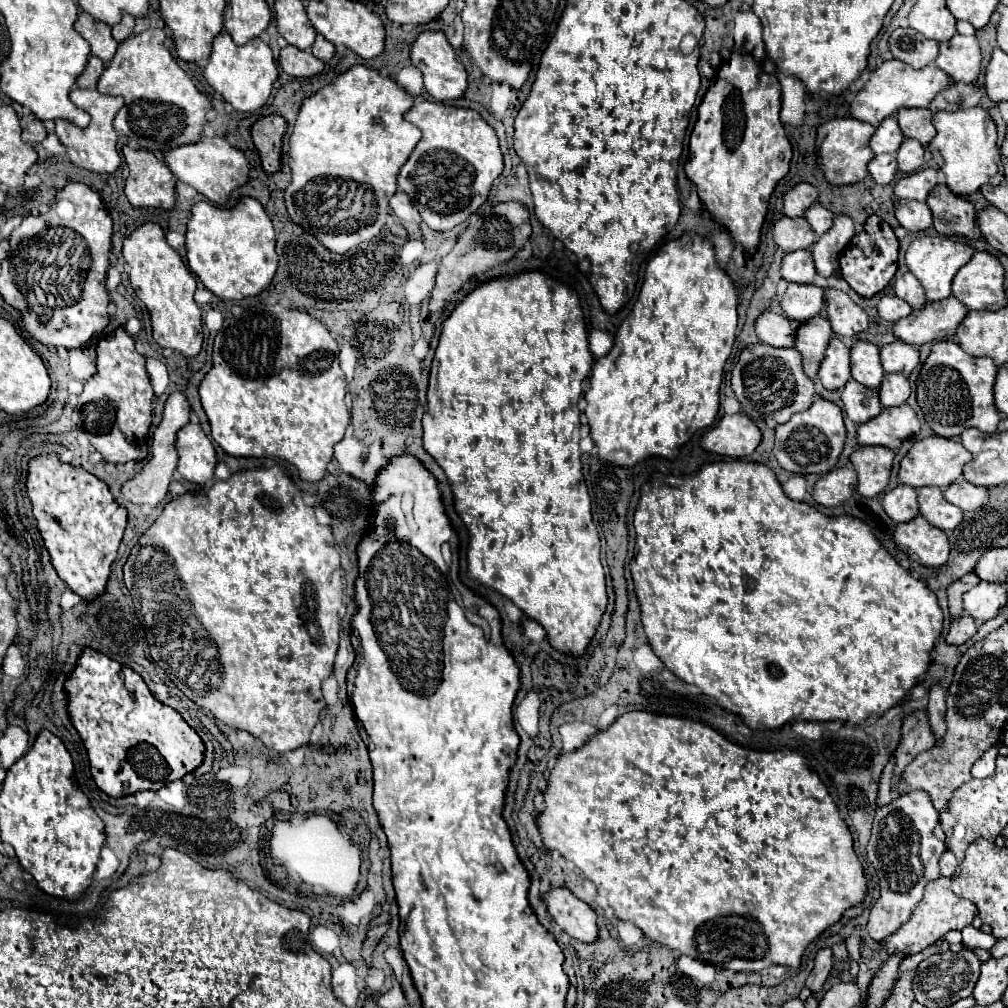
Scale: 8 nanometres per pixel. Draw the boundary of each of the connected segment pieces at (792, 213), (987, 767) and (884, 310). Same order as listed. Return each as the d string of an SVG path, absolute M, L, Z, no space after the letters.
M798 183L790 189L784 197L784 215L788 217L802 217L810 205L818 199L818 189L808 183Z
M998 747L988 749L988 753L984 753L984 757L980 757L974 765L972 765L972 777L988 777L988 773L994 771L996 765L996 757L998 757Z
M884 295L878 303L878 315L888 323L900 321L902 317L910 315L910 311L912 311L912 307L906 301L898 299L896 295Z

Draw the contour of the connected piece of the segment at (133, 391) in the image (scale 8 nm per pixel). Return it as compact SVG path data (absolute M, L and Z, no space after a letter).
M124 327L116 329L112 337L100 339L96 351L98 373L88 379L82 395L78 397L78 425L86 431L88 441L106 463L142 461L148 455L146 435L152 423L154 399L154 391L144 367L144 357L134 349L134 339L124 331Z

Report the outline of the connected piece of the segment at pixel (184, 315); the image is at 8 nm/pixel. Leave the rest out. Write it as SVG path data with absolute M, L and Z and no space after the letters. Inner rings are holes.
M158 223L138 227L122 247L124 261L130 271L130 285L138 299L146 305L152 323L152 337L160 347L170 347L184 357L196 357L202 349L202 311L194 301L196 279L182 257L166 243Z

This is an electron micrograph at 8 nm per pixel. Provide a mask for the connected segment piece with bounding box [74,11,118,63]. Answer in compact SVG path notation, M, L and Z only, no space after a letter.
M82 11L74 23L74 29L90 43L92 55L102 59L104 63L108 63L114 57L118 43L110 33L110 25L104 25L102 21L96 21L92 15Z

